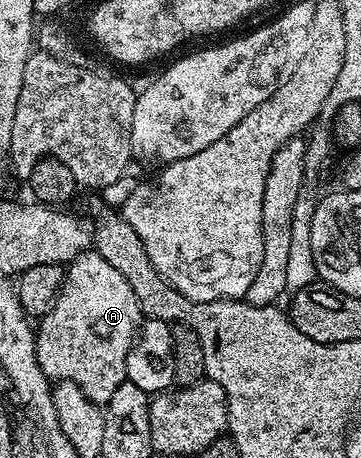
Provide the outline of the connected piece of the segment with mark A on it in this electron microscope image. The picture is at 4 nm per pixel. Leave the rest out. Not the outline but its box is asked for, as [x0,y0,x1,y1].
[36,251,142,403]

